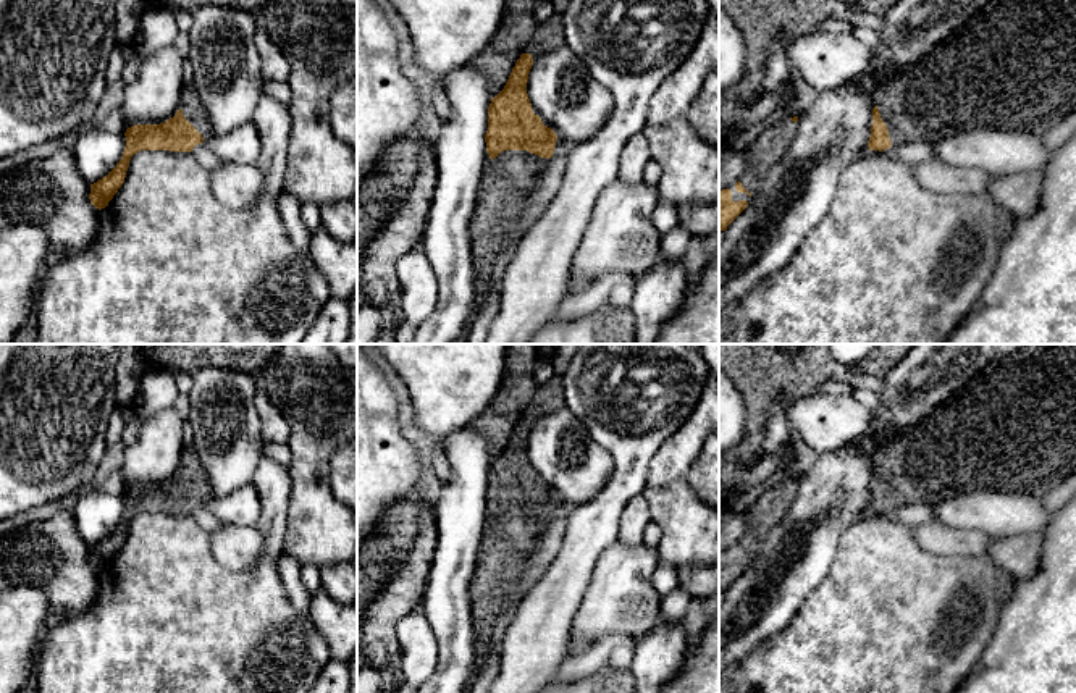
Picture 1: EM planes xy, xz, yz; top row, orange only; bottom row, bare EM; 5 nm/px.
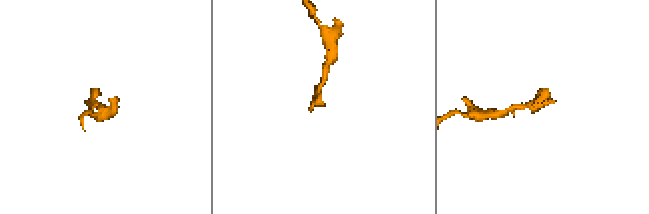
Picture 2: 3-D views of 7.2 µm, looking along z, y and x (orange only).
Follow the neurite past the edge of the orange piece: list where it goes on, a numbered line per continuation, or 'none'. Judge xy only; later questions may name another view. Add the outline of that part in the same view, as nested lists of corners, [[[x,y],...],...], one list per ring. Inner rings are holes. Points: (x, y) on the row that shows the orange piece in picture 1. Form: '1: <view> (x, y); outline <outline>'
1: xy (193, 110); outline [[[194,82],[183,86],[181,110],[184,118],[202,134],[204,139],[210,137],[210,120],[200,103]]]

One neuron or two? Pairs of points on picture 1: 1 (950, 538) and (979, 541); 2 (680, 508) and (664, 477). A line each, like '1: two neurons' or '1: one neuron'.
1: one neuron
2: one neuron

